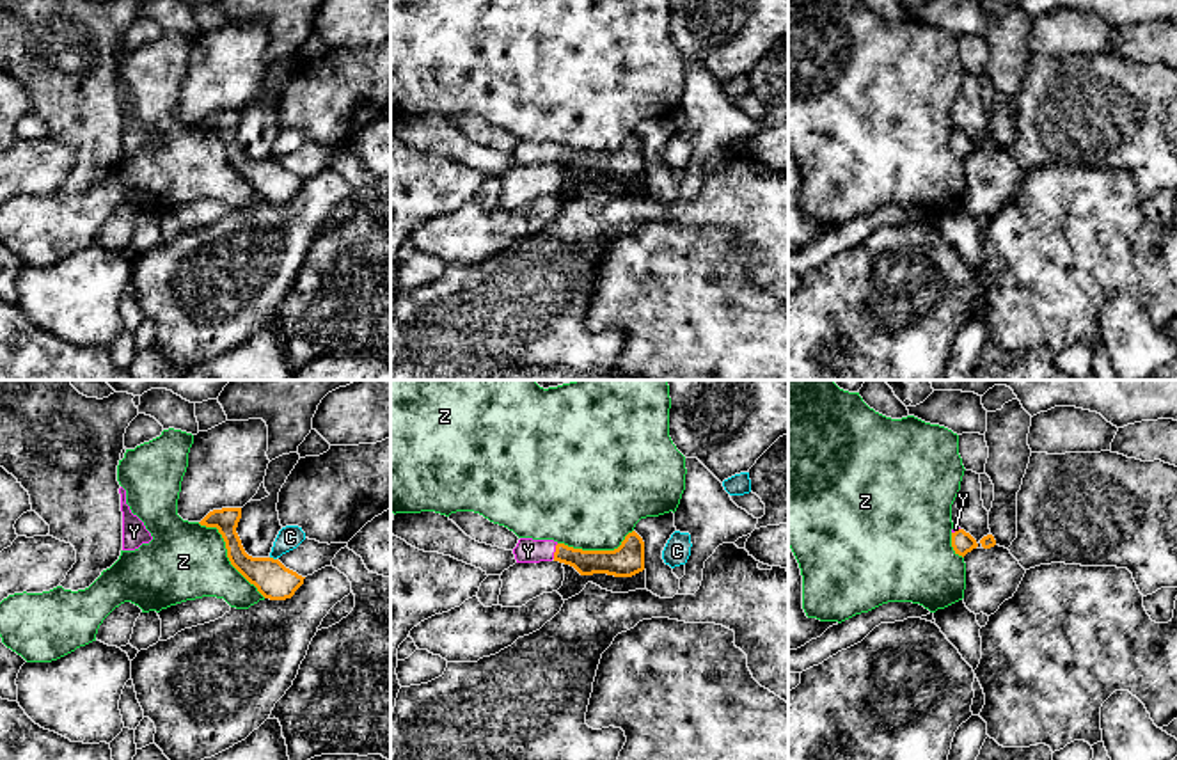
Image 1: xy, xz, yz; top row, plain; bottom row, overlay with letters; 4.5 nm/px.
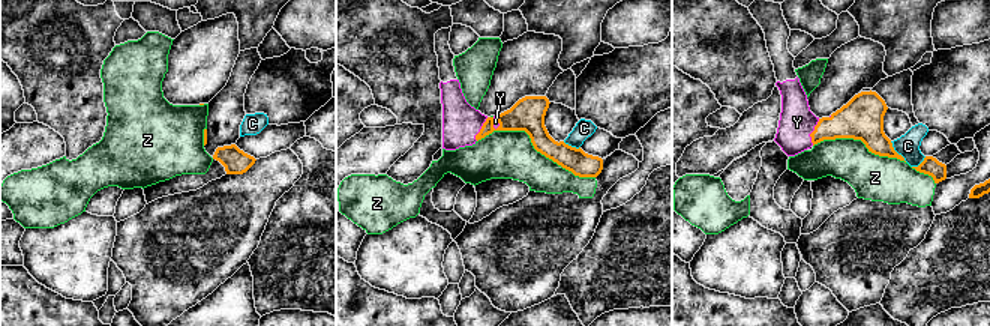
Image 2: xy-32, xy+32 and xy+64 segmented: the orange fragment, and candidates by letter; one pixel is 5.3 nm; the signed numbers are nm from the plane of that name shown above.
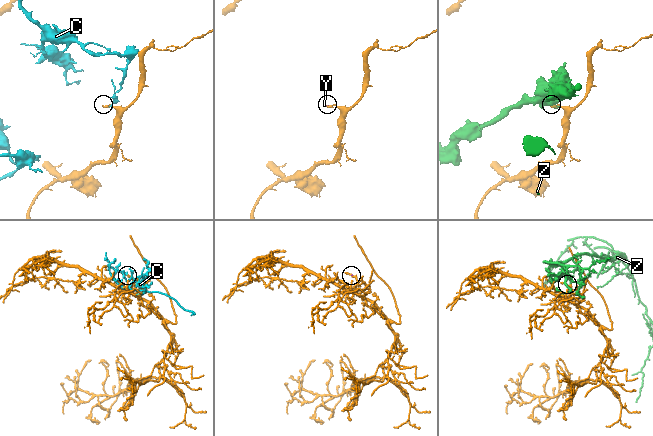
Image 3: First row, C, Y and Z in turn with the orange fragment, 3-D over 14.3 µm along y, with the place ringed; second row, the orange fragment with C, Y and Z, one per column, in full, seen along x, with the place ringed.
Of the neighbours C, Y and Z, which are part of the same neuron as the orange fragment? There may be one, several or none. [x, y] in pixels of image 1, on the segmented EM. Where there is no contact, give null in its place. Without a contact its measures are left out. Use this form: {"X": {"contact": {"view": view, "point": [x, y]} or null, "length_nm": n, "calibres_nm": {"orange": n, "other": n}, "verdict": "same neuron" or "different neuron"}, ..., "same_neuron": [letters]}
{"C": {"contact": {"view": "xy", "point": [272, 558]}, "length_nm": 40, "calibres_nm": {"orange": 170, "other": 110}, "verdict": "different neuron"}, "Y": {"contact": {"view": "xz", "point": [556, 551]}, "length_nm": 80, "calibres_nm": {"orange": 110, "other": 110}, "verdict": "same neuron"}, "Z": {"contact": {"view": "xy", "point": [228, 554]}, "length_nm": 460, "calibres_nm": {"orange": 170, "other": 360}, "verdict": "different neuron"}, "same_neuron": ["Y"]}

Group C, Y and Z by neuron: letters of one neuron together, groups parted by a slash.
C / Y / Z

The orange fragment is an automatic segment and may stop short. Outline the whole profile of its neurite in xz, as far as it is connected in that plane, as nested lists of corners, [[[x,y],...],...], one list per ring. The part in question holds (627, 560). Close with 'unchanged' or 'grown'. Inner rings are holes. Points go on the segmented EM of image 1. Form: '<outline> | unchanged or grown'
[[[632,531],[614,550],[582,550],[554,540],[520,538],[513,549],[517,563],[559,561],[581,575],[607,574],[632,577],[644,570],[644,542]]] | grown

